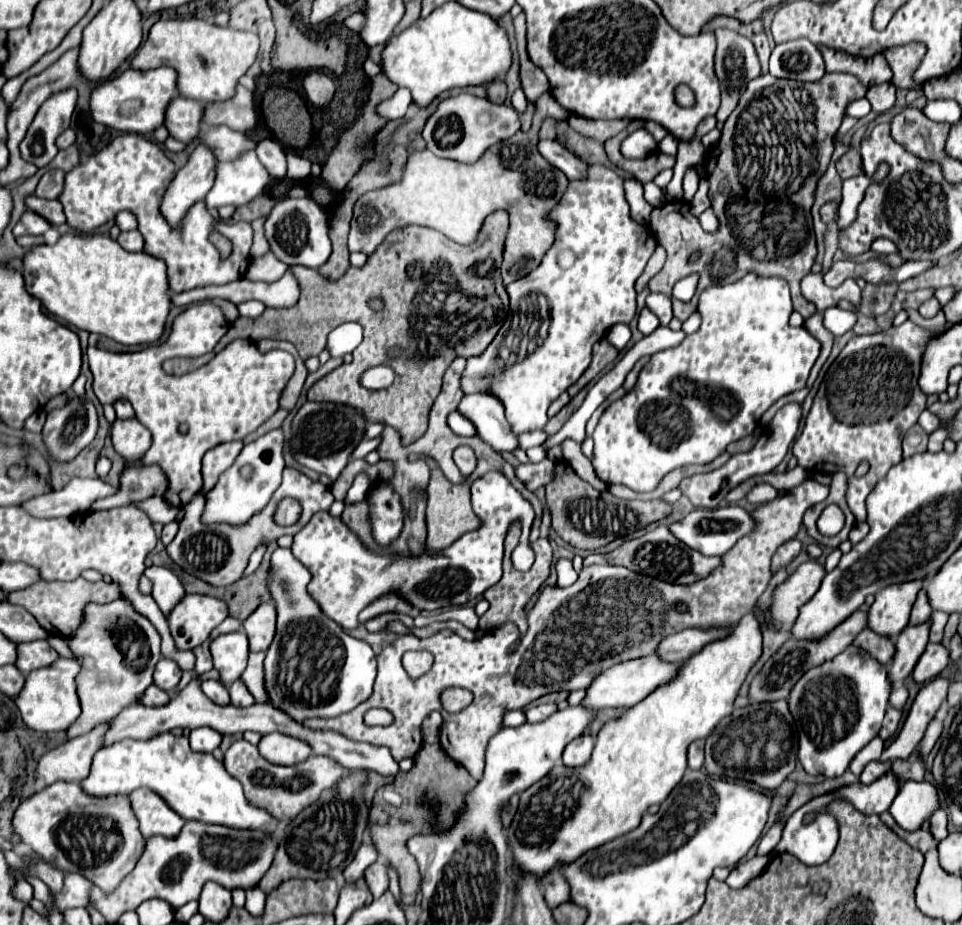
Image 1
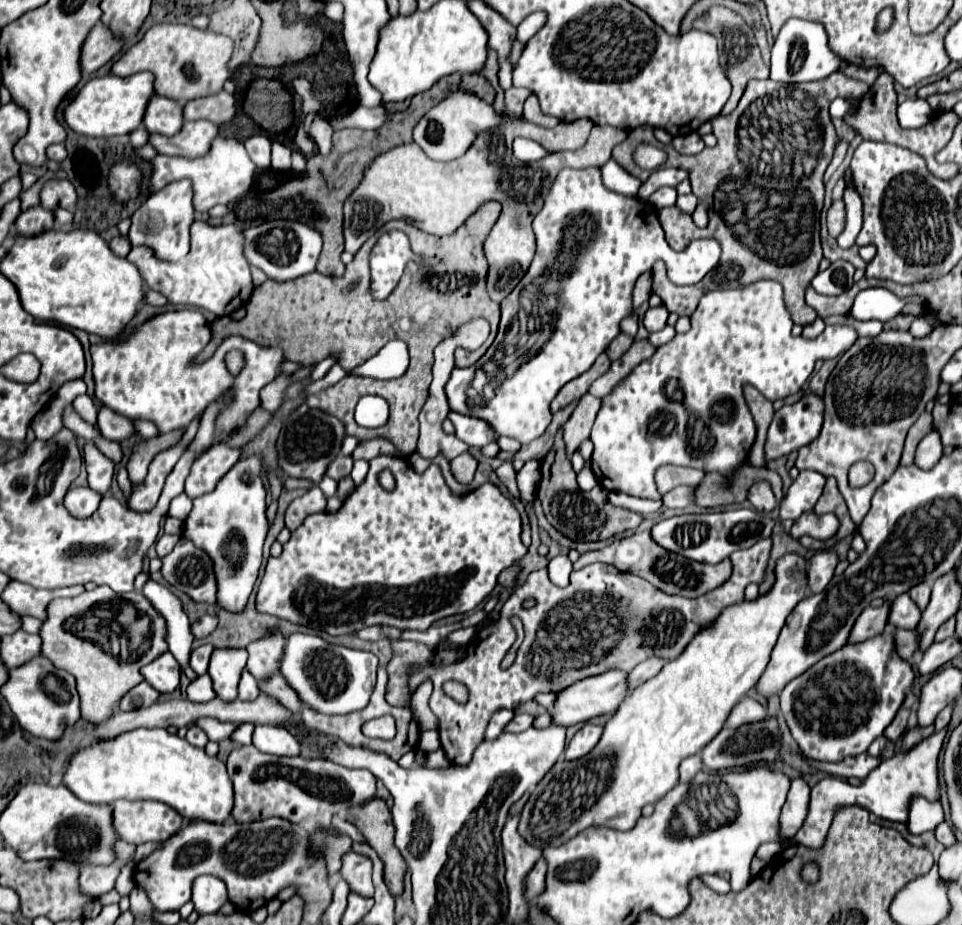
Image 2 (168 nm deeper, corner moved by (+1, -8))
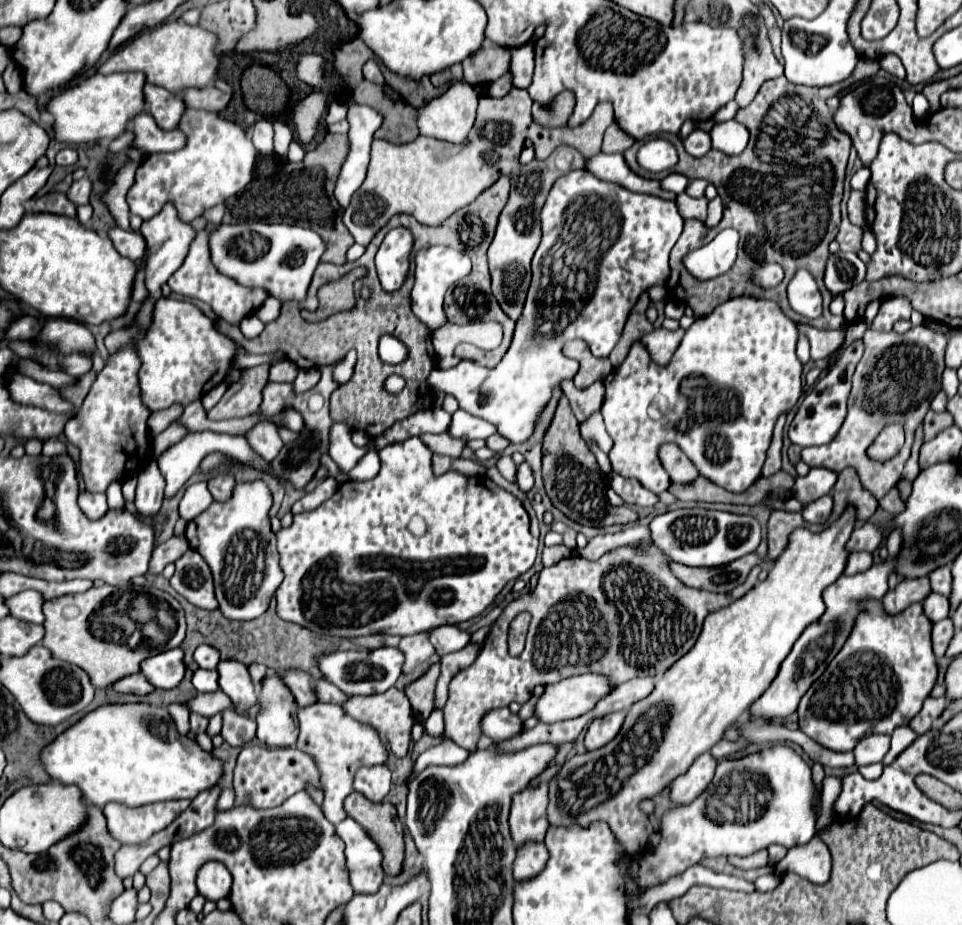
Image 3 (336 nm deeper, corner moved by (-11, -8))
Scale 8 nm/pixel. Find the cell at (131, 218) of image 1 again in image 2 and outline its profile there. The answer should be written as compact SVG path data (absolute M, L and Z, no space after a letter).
M173 181L165 185L165 189L159 189L157 193L151 193L141 207L131 215L131 227L129 227L129 241L131 245L149 245L157 257L165 261L179 261L189 253L189 227L195 219L193 209L193 189L191 181Z

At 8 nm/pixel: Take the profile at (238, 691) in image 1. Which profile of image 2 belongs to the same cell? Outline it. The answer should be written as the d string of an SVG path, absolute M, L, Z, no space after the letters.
M243 671L241 683L239 683L239 695L237 695L237 699L241 699L241 701L253 701L253 697L259 697L257 679L255 679L249 671Z

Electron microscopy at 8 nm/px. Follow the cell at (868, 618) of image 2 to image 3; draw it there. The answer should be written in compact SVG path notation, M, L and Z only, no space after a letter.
M919 577L919 579L909 579L901 581L893 591L887 591L883 597L885 611L895 615L901 613L905 607L909 607L915 601L923 601L931 593L929 589L929 577Z

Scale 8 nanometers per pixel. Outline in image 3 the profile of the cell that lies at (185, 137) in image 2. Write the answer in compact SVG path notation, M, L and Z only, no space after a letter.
M147 111L133 117L133 121L129 123L129 131L131 131L131 125L133 125L135 139L129 147L139 149L143 153L177 151L177 149L181 149L181 145L185 145L185 135L179 129L163 131L161 127L157 127L157 123L153 121L153 117Z

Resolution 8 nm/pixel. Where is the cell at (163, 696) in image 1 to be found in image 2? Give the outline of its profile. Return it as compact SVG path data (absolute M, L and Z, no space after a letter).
M139 683L137 687L133 687L119 703L121 711L133 711L139 707L149 707L159 699L159 693L149 685L149 683Z

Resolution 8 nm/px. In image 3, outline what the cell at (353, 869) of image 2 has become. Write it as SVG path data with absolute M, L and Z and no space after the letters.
M351 817L343 819L335 825L335 833L345 843L345 861L349 883L355 893L377 893L383 883L383 867L381 867L381 851L371 841L371 837L363 831L357 821Z

